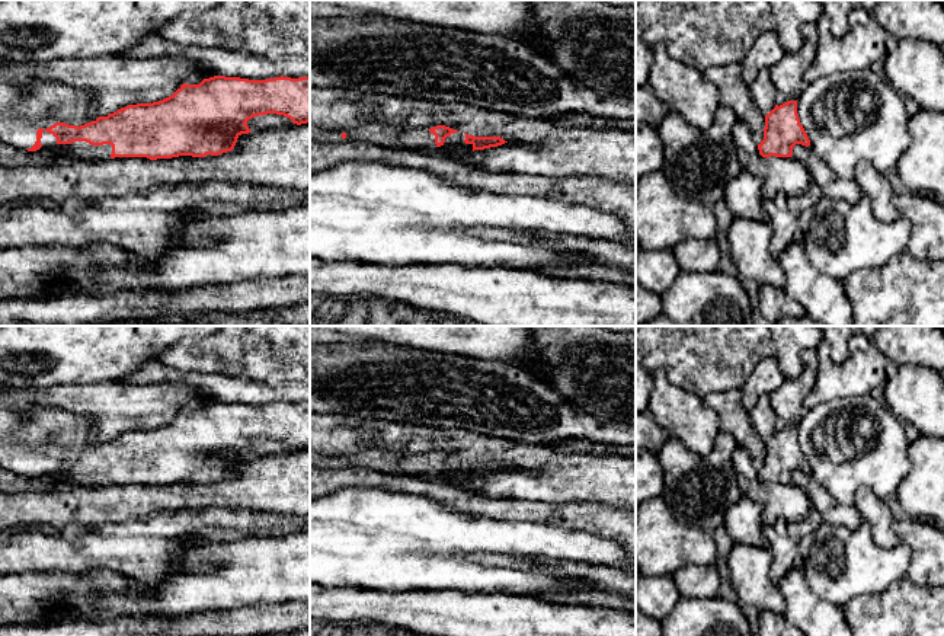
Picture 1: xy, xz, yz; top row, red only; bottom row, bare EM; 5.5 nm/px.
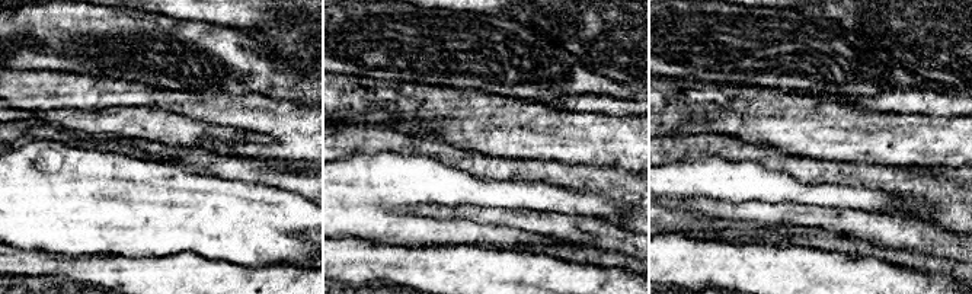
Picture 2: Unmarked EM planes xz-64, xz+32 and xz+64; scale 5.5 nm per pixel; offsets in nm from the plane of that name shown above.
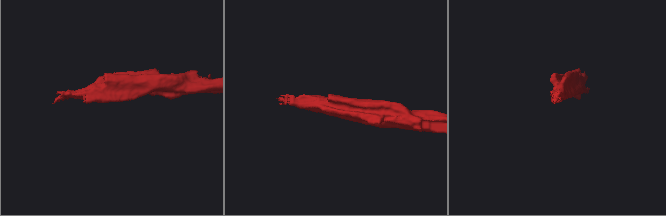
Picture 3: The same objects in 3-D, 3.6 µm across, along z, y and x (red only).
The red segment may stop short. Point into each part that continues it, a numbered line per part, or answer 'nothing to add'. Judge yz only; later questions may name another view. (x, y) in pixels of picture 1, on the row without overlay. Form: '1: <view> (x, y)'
1: yz (762, 416)

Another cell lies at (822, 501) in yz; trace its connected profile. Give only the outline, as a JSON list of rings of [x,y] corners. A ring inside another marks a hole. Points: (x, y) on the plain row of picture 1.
[[[796,470],[793,473],[793,483],[806,493],[825,522],[849,530],[855,530],[861,524],[863,518],[858,509],[854,505],[839,505],[810,473]]]

